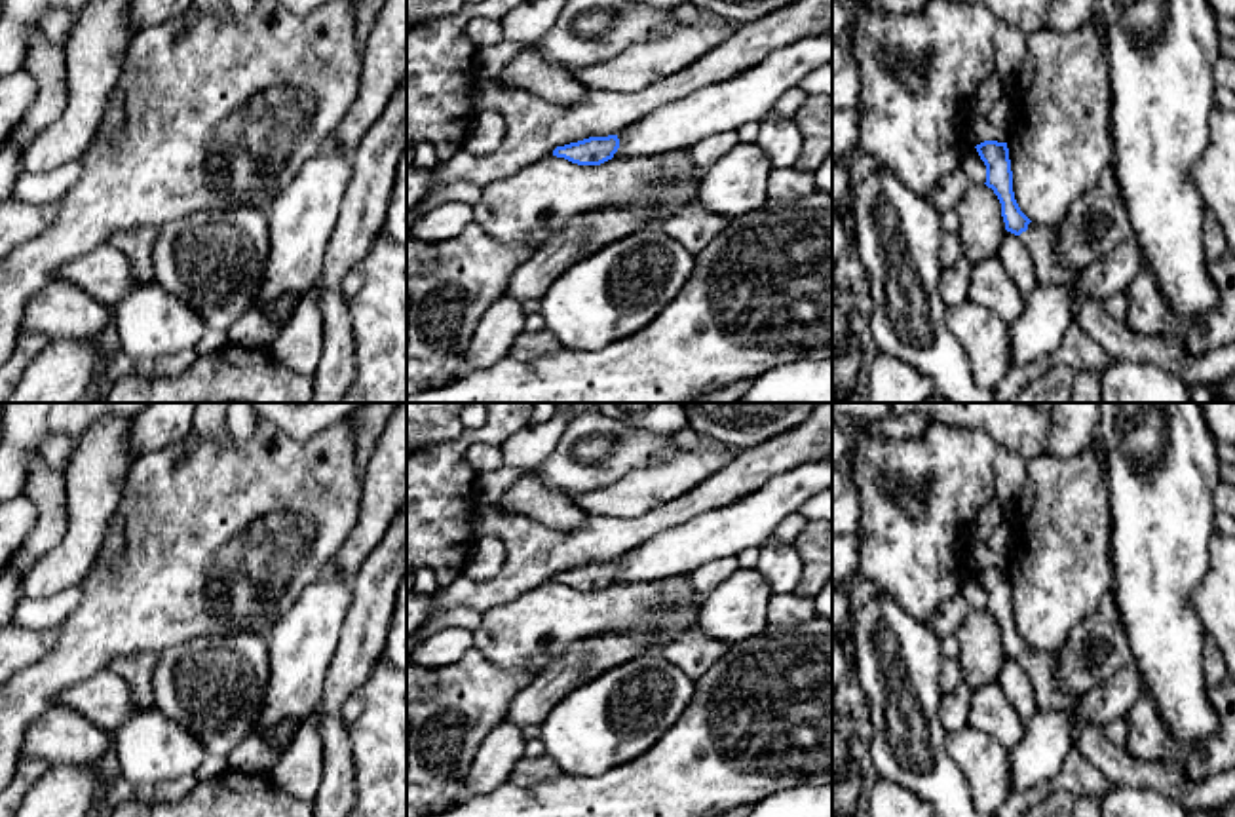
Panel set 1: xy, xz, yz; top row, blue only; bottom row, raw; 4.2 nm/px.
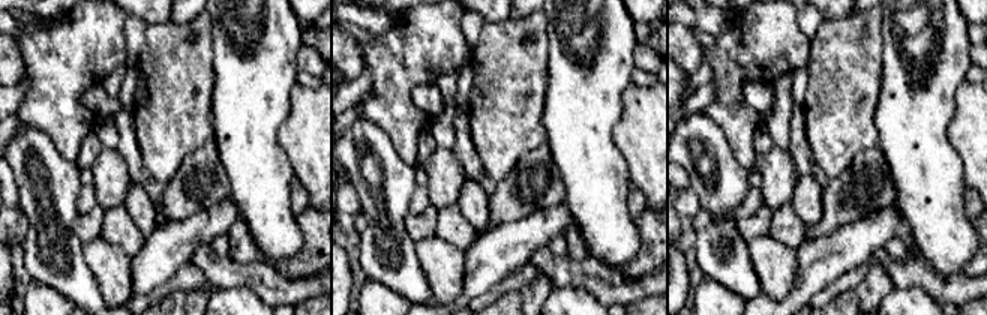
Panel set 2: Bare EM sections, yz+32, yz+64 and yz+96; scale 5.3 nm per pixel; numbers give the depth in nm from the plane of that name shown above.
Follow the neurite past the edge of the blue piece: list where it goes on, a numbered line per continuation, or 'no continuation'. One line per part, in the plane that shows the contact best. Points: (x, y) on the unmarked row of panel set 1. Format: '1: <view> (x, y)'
1: yz (1042, 667)

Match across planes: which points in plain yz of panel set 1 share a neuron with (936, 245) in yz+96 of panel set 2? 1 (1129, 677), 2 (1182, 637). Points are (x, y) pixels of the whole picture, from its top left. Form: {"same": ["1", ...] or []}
{"same": ["2"]}

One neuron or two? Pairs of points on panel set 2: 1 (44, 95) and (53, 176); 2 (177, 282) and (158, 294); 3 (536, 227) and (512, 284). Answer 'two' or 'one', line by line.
1: two
2: one
3: two

